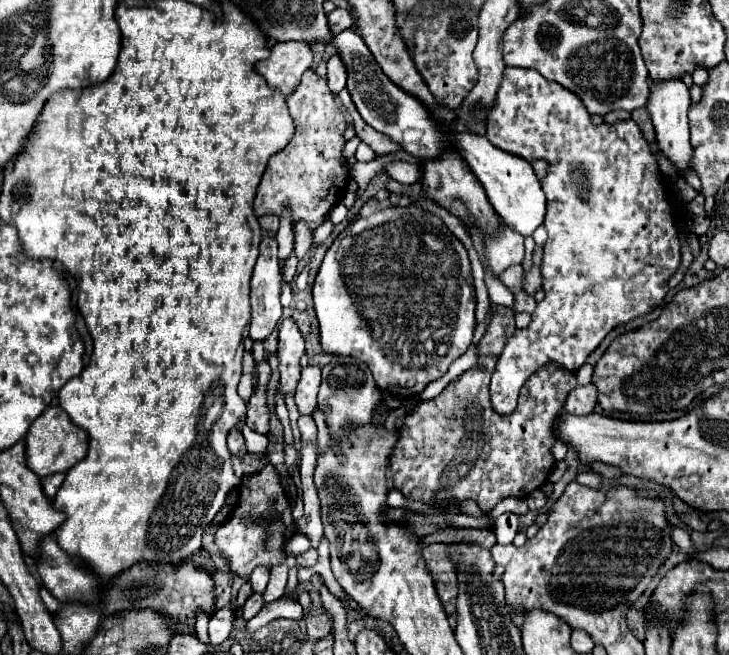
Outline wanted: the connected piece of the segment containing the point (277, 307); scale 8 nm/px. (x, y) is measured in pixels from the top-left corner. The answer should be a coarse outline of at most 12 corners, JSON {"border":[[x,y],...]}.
{"border":[[264,235],[250,283],[250,339],[282,317],[276,237]]}

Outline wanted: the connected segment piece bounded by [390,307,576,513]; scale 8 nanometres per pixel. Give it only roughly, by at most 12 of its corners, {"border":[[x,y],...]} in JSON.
{"border":[[514,313],[478,363],[406,417],[390,457],[410,501],[488,513],[542,487],[576,377],[538,369],[498,415],[490,377]]}

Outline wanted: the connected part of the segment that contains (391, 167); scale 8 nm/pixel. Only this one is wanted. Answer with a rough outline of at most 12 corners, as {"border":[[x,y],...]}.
{"border":[[394,161],[384,171],[398,183],[422,179],[422,163]]}

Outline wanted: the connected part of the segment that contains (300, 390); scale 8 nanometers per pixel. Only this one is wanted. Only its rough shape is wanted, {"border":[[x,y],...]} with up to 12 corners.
{"border":[[308,365],[296,387],[300,415],[316,409],[320,367]]}

